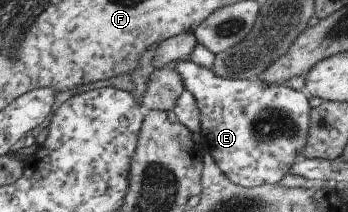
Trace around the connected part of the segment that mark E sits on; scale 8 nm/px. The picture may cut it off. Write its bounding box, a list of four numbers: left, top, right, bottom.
[175,60,311,188]

